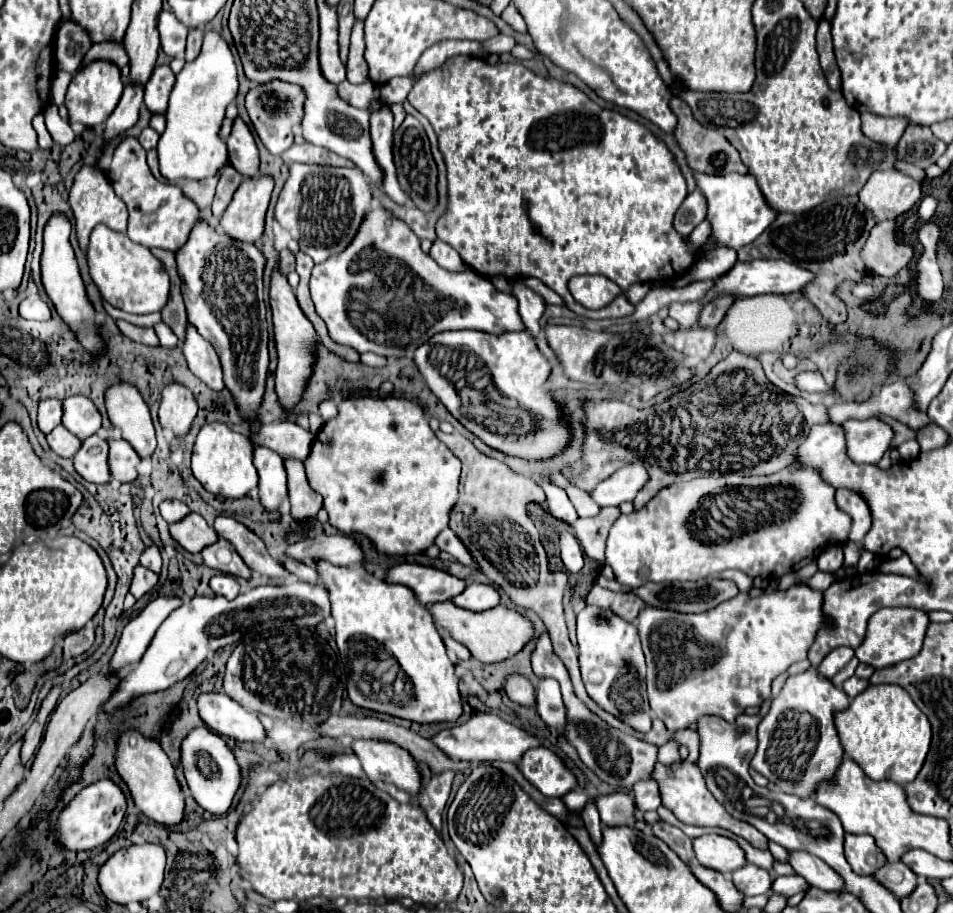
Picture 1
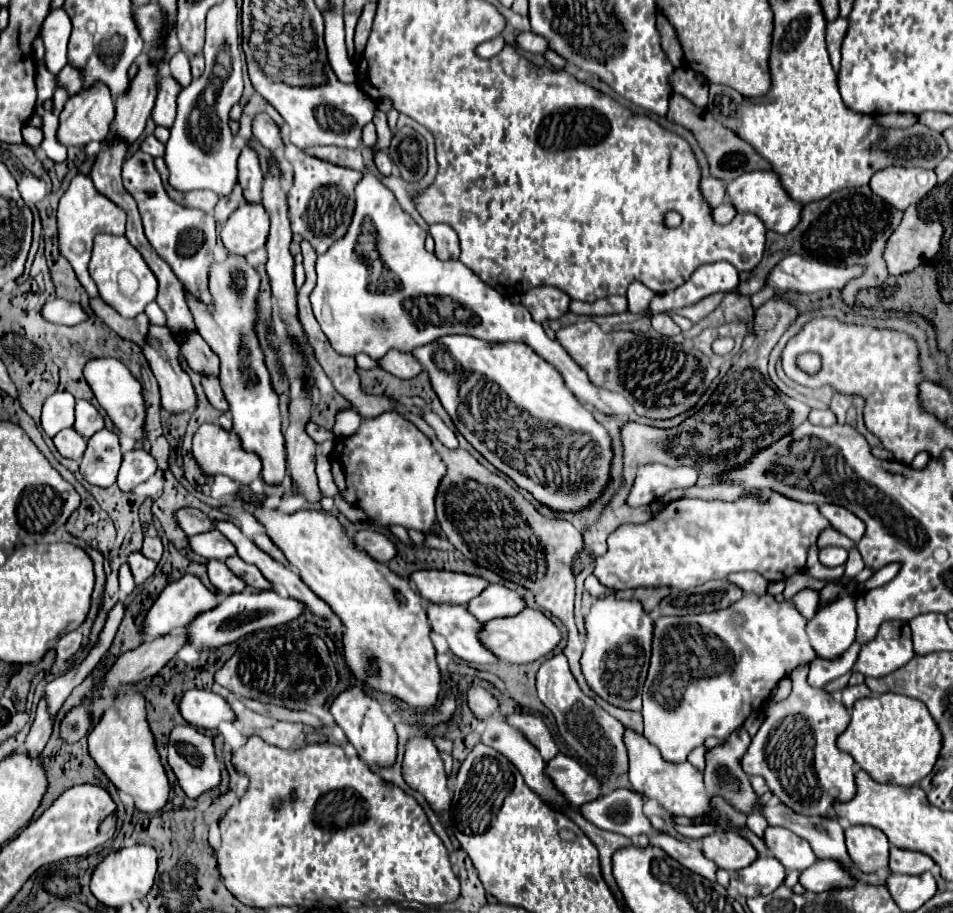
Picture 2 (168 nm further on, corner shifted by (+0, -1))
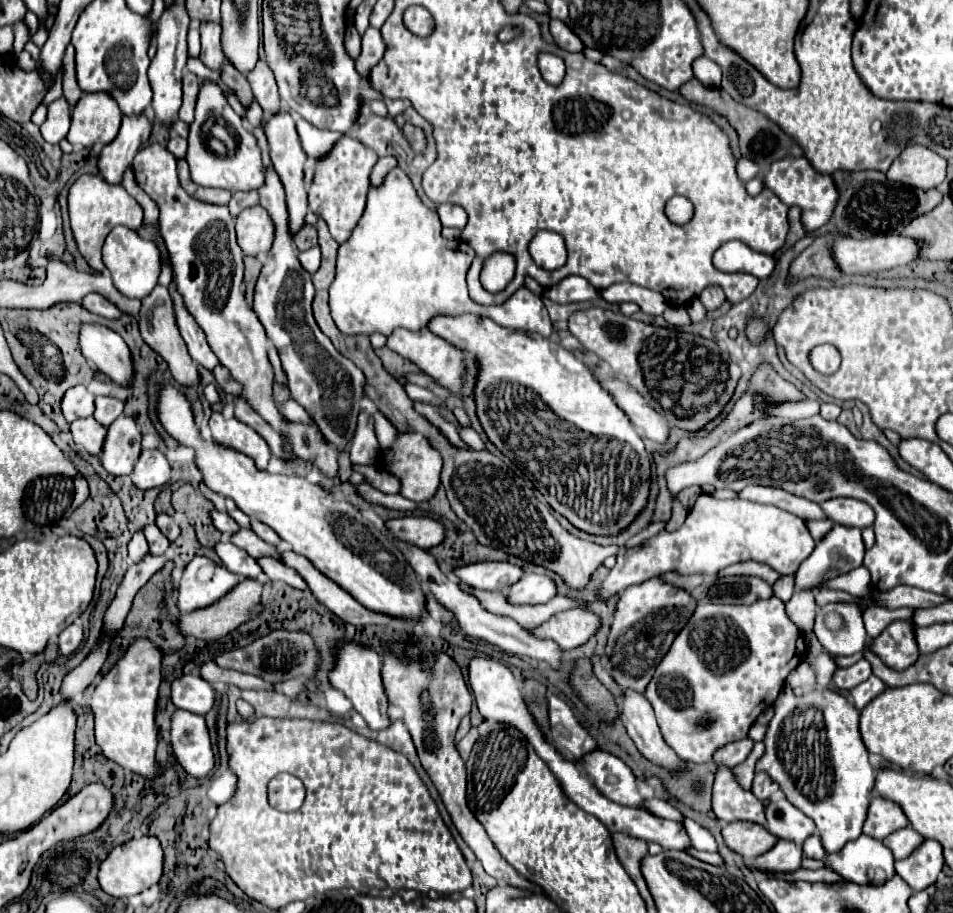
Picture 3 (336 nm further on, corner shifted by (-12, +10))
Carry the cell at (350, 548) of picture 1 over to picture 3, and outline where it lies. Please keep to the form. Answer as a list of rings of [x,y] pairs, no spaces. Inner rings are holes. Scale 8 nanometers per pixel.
[[[402,516],[386,522],[392,536],[400,540],[418,544],[420,548],[434,548],[444,542],[446,528],[442,520],[434,520],[430,516]]]

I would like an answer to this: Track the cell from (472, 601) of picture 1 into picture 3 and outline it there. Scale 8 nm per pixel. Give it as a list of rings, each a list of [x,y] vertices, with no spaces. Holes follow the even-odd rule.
[[[526,574],[508,590],[512,604],[544,604],[556,596],[556,582],[542,574]]]

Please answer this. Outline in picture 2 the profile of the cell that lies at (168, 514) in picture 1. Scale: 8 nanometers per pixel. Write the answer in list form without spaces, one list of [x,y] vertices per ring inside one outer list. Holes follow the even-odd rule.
[[[182,507],[180,511],[176,511],[174,517],[186,535],[198,535],[214,527],[212,521],[202,511],[192,509],[192,507]]]

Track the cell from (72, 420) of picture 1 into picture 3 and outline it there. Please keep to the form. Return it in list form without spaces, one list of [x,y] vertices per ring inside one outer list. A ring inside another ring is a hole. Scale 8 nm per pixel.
[[[96,396],[96,412],[94,418],[102,426],[110,426],[122,414],[122,402],[110,396]]]

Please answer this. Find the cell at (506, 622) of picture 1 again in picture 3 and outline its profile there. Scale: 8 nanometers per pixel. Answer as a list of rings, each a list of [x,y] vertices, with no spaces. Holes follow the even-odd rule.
[[[566,610],[552,616],[548,622],[538,626],[532,634],[550,638],[560,644],[562,650],[574,650],[586,644],[600,628],[600,616],[590,610]]]

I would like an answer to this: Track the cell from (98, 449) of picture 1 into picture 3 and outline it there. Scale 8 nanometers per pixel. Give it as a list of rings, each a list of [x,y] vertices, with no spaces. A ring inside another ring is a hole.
[[[120,416],[114,420],[108,428],[108,438],[100,454],[102,466],[114,476],[130,474],[140,456],[140,440],[142,436],[134,418]]]

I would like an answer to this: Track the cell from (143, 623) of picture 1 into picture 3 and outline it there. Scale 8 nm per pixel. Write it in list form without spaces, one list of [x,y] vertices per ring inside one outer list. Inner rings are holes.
[[[196,556],[184,570],[176,604],[182,612],[204,608],[228,594],[238,582],[240,576],[228,572],[222,564],[216,564],[206,556]]]

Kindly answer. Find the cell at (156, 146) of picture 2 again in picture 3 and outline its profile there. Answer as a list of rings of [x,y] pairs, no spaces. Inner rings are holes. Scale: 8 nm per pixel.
[[[172,134],[170,136],[170,140],[168,140],[168,146],[166,146],[178,160],[180,158],[184,158],[186,156],[186,150],[188,150],[188,142],[184,140],[184,138],[180,138],[180,136],[176,136],[176,134]]]

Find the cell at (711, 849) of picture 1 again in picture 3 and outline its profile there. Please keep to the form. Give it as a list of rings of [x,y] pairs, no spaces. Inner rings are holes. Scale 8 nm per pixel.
[[[730,822],[722,830],[724,842],[730,850],[738,852],[746,862],[768,852],[778,838],[756,822]]]

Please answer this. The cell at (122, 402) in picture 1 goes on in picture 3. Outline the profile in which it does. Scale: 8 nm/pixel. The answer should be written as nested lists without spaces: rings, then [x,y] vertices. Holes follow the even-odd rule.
[[[82,324],[80,348],[102,374],[124,386],[130,382],[132,356],[120,334],[102,324]]]

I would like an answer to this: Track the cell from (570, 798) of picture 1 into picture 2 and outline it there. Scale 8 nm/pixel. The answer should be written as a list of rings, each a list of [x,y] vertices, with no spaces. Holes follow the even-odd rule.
[[[616,789],[608,795],[602,795],[600,799],[596,799],[596,803],[586,803],[584,807],[580,807],[580,813],[584,815],[584,819],[594,823],[596,827],[612,833],[620,833],[630,839],[638,837],[640,833],[648,833],[652,829],[648,817],[642,813],[642,795],[632,789]]]

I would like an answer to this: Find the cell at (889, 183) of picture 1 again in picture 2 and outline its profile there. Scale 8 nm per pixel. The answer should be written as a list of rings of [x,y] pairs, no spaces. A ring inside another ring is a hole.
[[[888,167],[878,171],[870,179],[870,189],[880,195],[892,207],[904,211],[908,205],[918,203],[936,185],[936,173],[932,169],[912,167]]]

